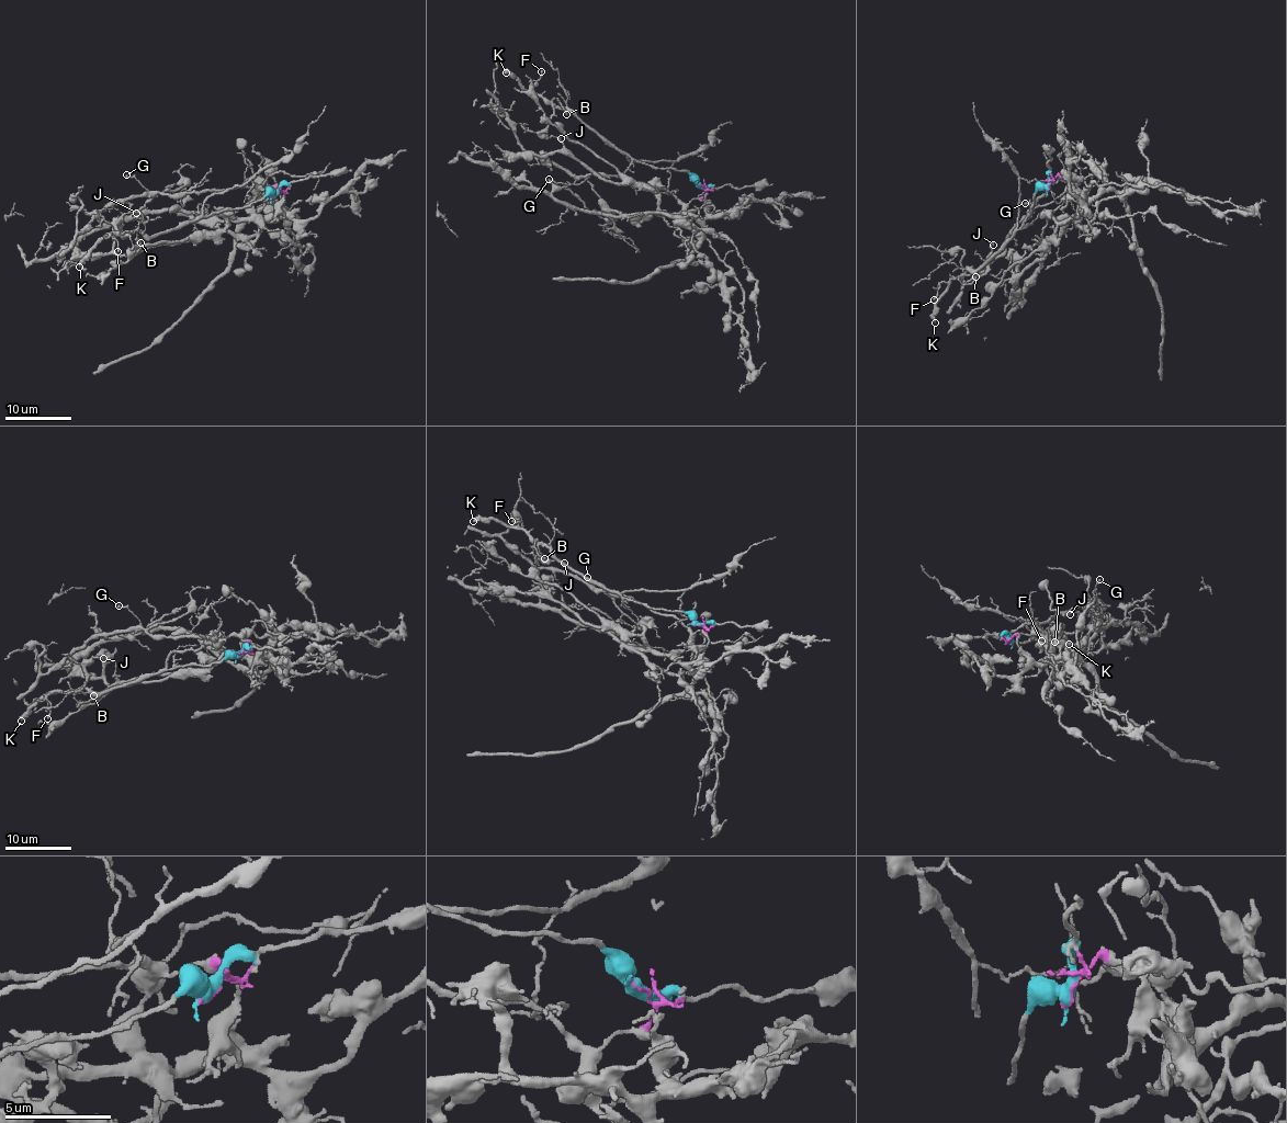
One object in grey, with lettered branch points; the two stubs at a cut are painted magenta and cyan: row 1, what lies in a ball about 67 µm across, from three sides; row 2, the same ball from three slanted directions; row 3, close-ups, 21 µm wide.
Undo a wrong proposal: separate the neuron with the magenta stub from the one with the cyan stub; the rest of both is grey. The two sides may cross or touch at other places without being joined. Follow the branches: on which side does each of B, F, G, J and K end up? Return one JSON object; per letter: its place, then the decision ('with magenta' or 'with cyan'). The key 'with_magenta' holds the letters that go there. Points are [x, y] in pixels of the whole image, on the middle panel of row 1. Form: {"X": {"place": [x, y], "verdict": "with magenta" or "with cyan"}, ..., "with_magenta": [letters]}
{"B": {"place": [566, 114], "verdict": "with cyan"}, "F": {"place": [541, 71], "verdict": "with cyan"}, "G": {"place": [549, 179], "verdict": "with magenta"}, "J": {"place": [561, 138], "verdict": "with cyan"}, "K": {"place": [506, 72], "verdict": "with cyan"}, "with_magenta": ["G"]}

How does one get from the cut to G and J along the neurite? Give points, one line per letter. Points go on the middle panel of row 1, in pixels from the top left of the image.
G: (700, 185), (700, 196), (688, 204), (616, 176), (579, 176), (573, 183), (548, 179)
J: (700, 186), (686, 171), (653, 168), (636, 161), (608, 145), (566, 110), (556, 108), (541, 133), (560, 137)

